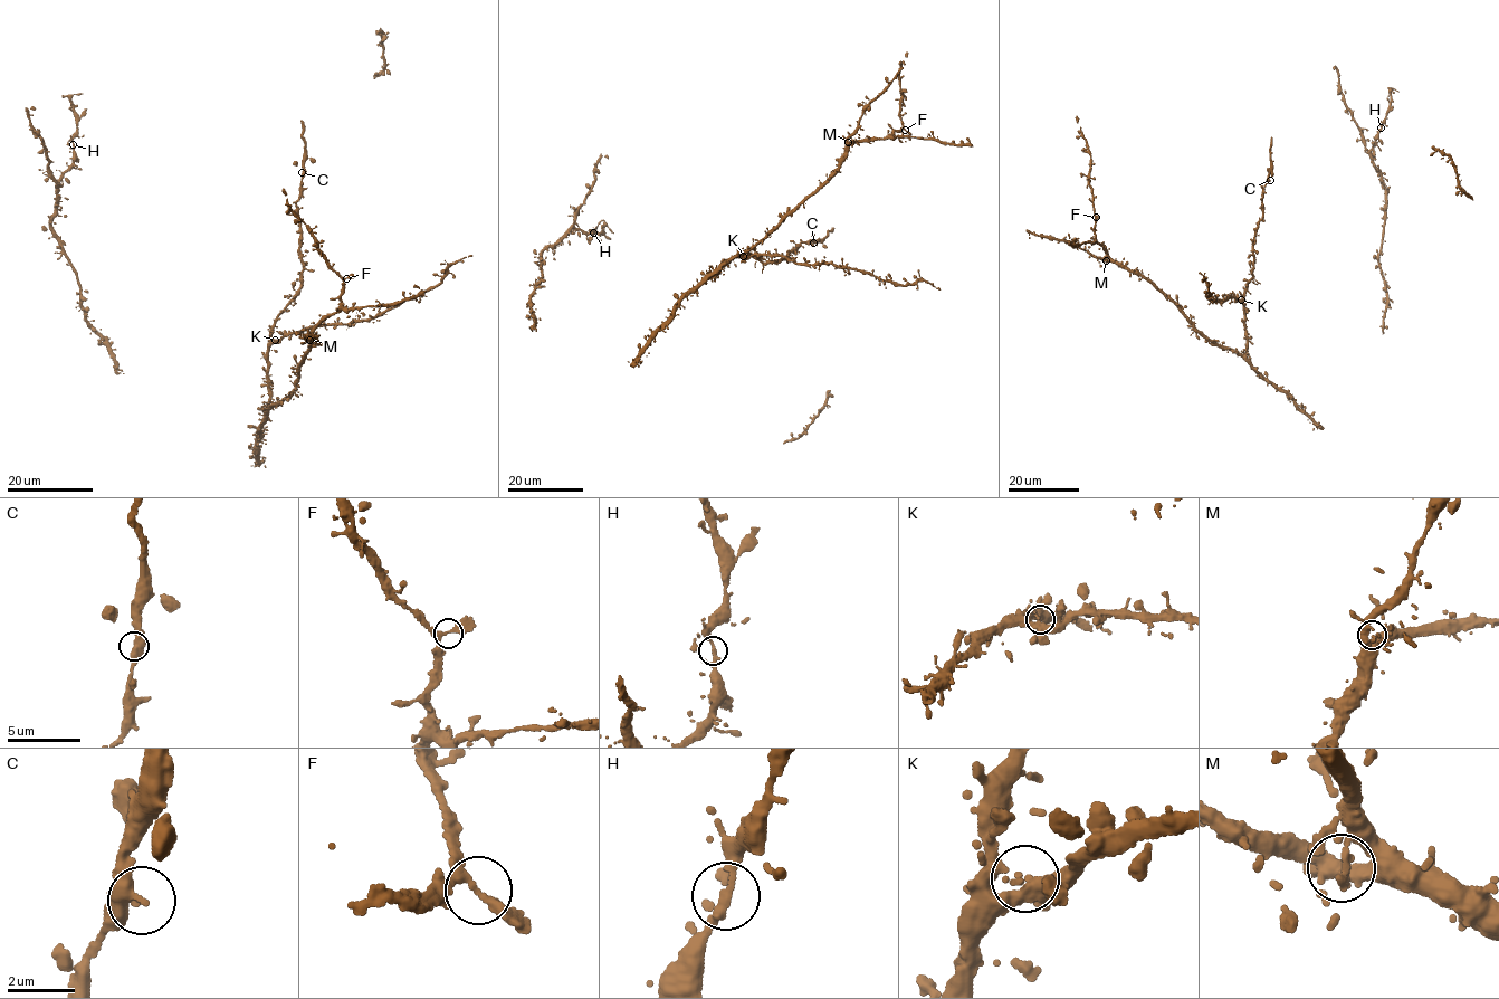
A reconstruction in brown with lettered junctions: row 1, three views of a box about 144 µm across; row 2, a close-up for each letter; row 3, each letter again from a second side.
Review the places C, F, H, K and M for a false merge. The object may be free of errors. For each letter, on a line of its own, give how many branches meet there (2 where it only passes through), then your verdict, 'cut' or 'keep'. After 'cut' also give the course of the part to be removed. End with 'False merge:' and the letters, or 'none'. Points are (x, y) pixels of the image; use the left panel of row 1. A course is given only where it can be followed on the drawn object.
C: 3 | keep
F: 3 | keep
H: 3 | keep
K: 3 | keep
M: 3 | keep
False merge: none

